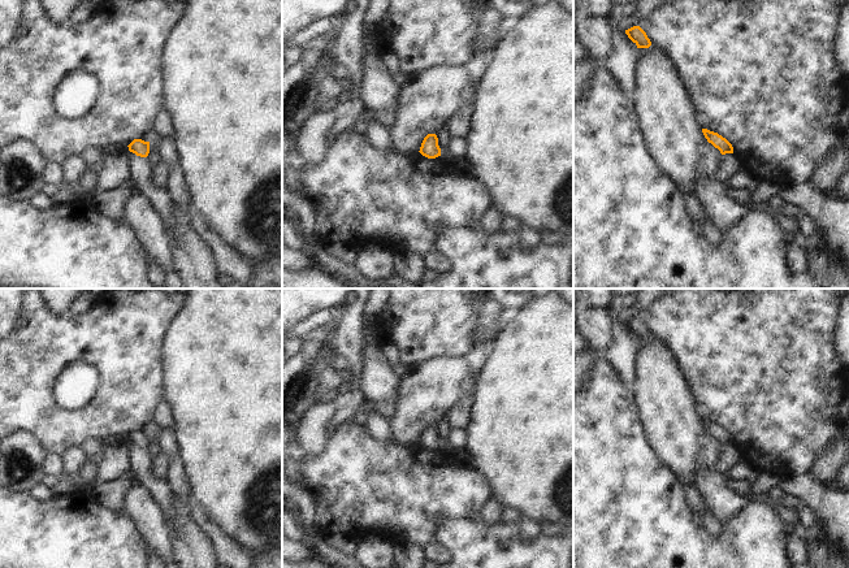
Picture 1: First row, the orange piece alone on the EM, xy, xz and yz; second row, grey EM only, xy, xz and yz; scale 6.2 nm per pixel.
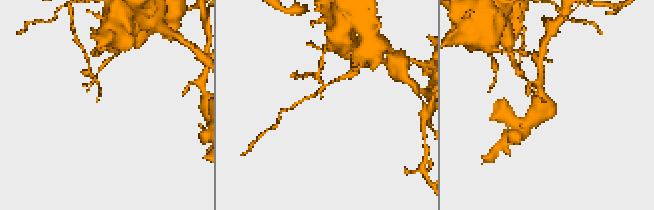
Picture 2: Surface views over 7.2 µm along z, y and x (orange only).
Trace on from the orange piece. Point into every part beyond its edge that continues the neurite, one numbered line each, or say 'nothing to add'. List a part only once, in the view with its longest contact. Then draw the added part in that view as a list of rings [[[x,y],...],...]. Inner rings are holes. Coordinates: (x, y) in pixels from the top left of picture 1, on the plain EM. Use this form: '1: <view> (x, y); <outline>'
1: xy (139, 462); [[[130,443],[127,469],[134,473],[134,481],[147,489],[160,506],[166,520],[174,517],[173,497],[168,481],[153,477],[148,448],[140,448]]]

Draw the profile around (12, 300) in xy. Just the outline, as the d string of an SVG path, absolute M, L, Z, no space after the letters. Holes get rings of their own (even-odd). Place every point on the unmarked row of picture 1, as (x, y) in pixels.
M0 289L0 344L20 326L29 289Z

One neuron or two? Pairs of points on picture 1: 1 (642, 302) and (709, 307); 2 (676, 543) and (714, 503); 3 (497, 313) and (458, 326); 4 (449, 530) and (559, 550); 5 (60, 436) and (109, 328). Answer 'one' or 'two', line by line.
1: two
2: two
3: two
4: one
5: one

